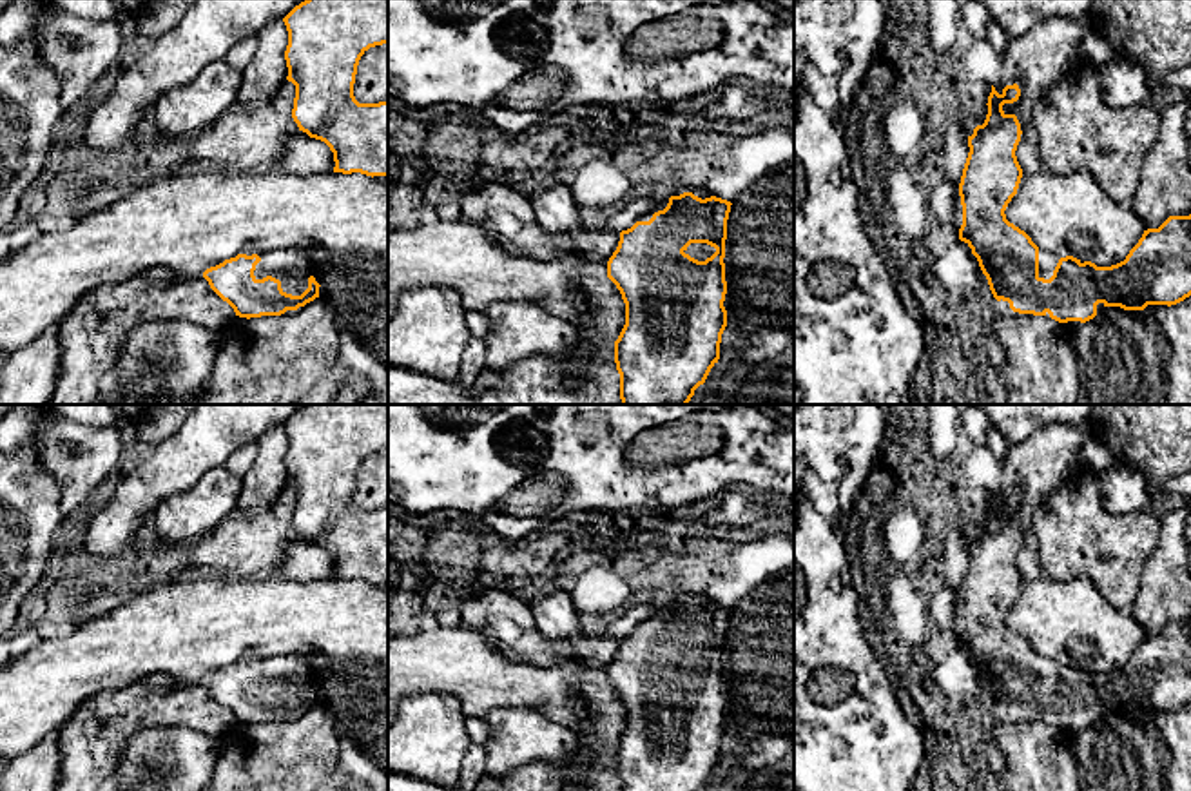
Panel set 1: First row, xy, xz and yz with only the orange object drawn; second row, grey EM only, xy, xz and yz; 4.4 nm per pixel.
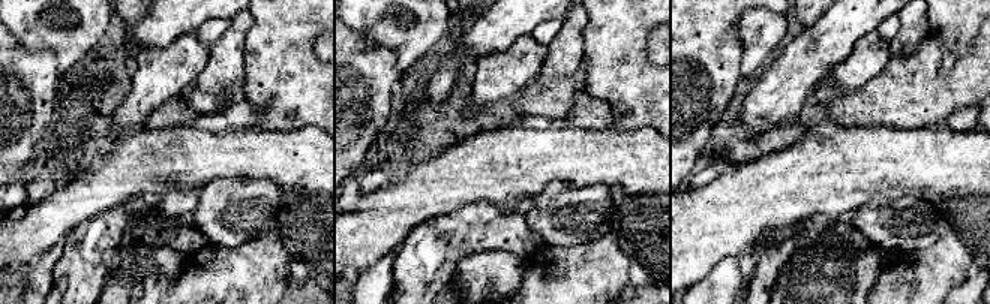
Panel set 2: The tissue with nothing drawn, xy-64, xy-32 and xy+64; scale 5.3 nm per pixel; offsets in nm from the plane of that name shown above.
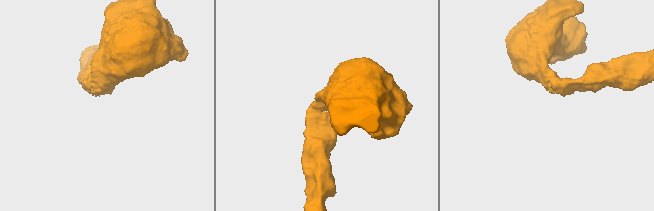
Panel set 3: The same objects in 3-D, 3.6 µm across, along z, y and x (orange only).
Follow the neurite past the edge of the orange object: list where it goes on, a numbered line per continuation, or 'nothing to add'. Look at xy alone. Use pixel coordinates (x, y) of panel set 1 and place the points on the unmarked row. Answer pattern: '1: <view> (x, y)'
1: xy (289, 672)

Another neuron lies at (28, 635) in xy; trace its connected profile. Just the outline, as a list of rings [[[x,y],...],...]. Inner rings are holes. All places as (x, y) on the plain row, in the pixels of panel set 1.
[[[24,622],[16,631],[13,631],[7,639],[11,644],[13,657],[20,657],[34,648],[44,637],[47,630],[38,622]]]

